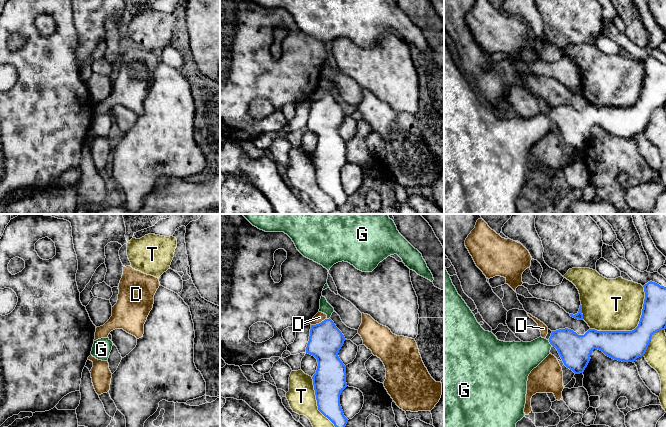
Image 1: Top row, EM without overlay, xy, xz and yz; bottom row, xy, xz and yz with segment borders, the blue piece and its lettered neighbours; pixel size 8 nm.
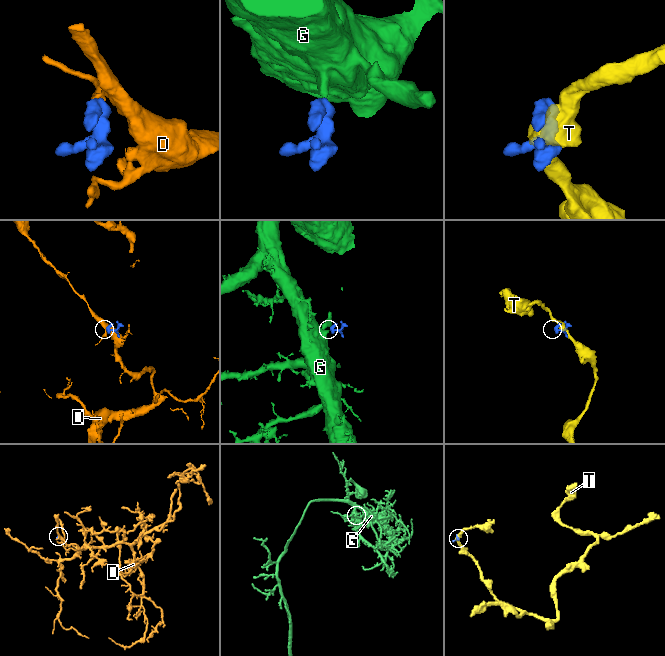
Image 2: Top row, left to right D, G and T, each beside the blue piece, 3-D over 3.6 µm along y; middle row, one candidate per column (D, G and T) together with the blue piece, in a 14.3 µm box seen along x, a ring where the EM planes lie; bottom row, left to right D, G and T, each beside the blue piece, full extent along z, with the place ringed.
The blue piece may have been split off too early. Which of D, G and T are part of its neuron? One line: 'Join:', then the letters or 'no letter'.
Join: G

